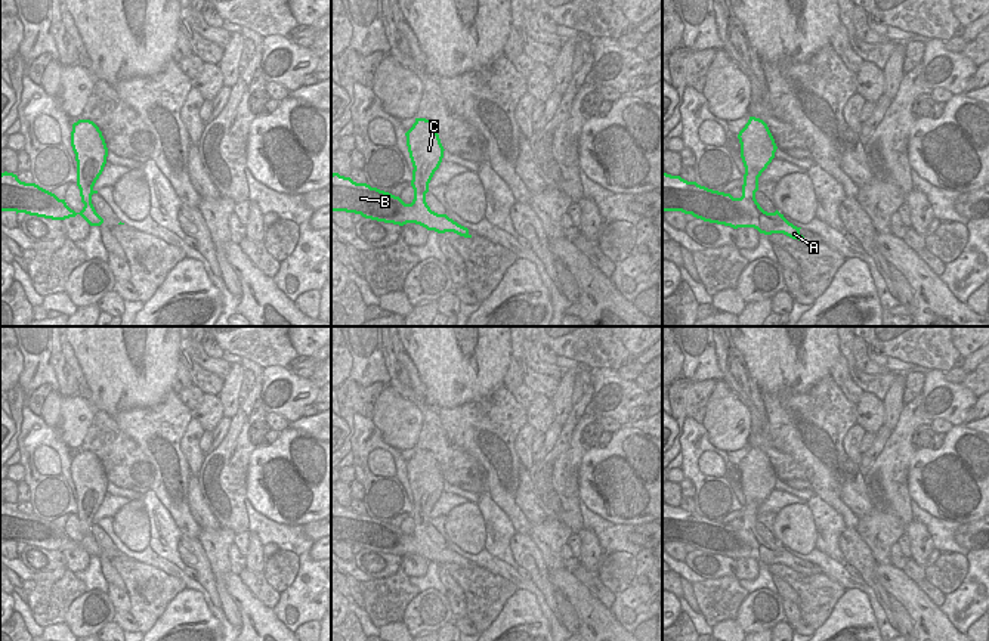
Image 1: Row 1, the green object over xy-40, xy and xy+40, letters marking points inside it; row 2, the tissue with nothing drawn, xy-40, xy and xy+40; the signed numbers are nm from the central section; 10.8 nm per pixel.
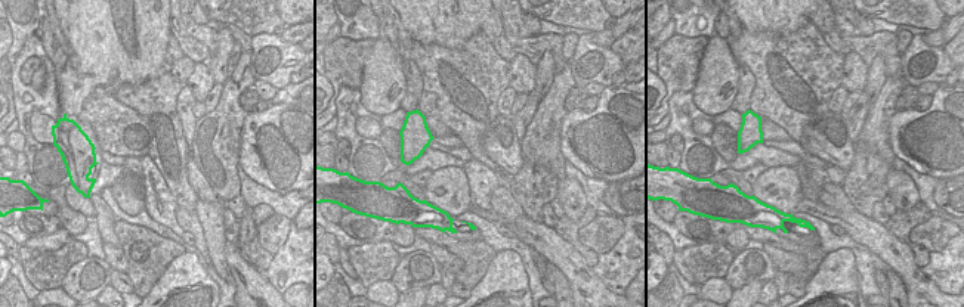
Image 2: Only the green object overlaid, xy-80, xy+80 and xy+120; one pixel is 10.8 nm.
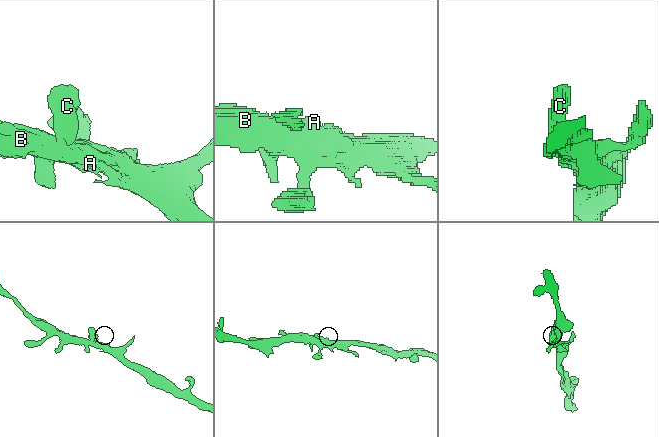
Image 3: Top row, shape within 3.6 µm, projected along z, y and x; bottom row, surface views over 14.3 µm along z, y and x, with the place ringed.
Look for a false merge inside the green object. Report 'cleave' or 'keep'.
keep

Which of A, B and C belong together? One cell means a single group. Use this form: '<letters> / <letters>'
A B C

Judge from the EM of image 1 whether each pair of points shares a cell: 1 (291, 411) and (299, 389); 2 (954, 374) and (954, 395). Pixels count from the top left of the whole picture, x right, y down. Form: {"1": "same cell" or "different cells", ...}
{"1": "same cell", "2": "different cells"}

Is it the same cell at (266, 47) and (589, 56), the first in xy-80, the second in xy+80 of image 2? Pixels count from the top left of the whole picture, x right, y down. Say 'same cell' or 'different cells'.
same cell

